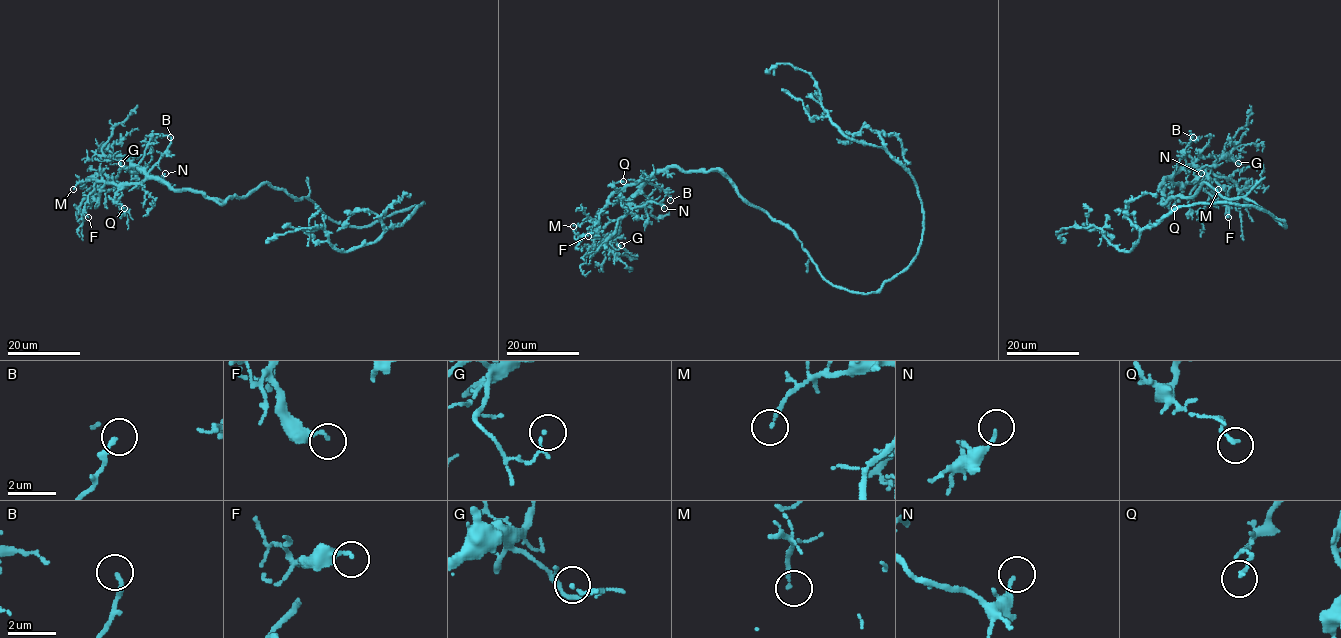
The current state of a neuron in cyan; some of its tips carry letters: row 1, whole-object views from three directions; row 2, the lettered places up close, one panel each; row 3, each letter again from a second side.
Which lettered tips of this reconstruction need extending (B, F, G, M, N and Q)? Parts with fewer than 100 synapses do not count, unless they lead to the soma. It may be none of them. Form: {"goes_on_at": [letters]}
{"goes_on_at": []}

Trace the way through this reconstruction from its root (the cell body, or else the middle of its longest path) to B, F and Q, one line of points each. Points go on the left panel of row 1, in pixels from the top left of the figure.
B: (336, 222), (308, 198), (295, 199), (266, 183), (245, 196), (225, 200), (170, 189), (148, 174), (170, 137)
F: (336, 222), (308, 198), (266, 183), (245, 196), (219, 200), (154, 179), (97, 182), (80, 206), (88, 217)
Q: (336, 222), (308, 198), (266, 183), (245, 196), (219, 200), (147, 179), (119, 188), (115, 201), (124, 208)

